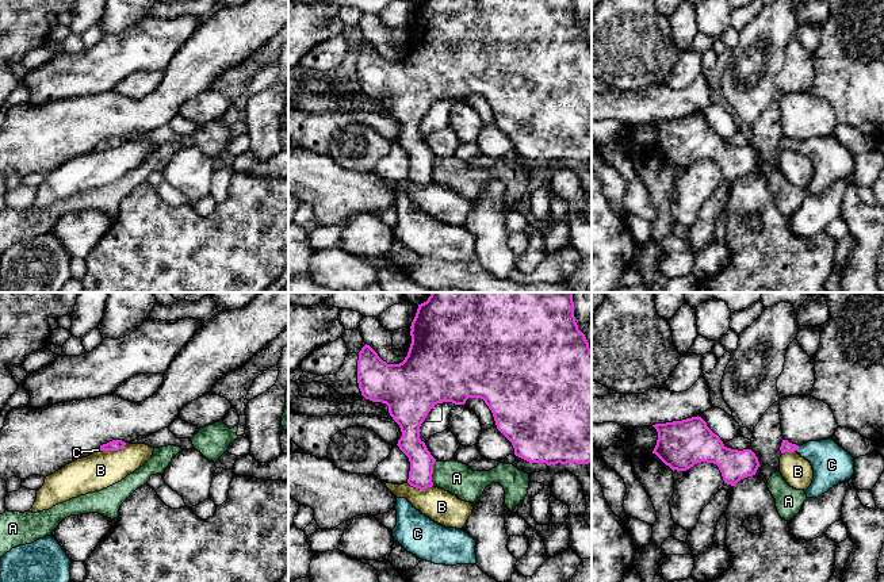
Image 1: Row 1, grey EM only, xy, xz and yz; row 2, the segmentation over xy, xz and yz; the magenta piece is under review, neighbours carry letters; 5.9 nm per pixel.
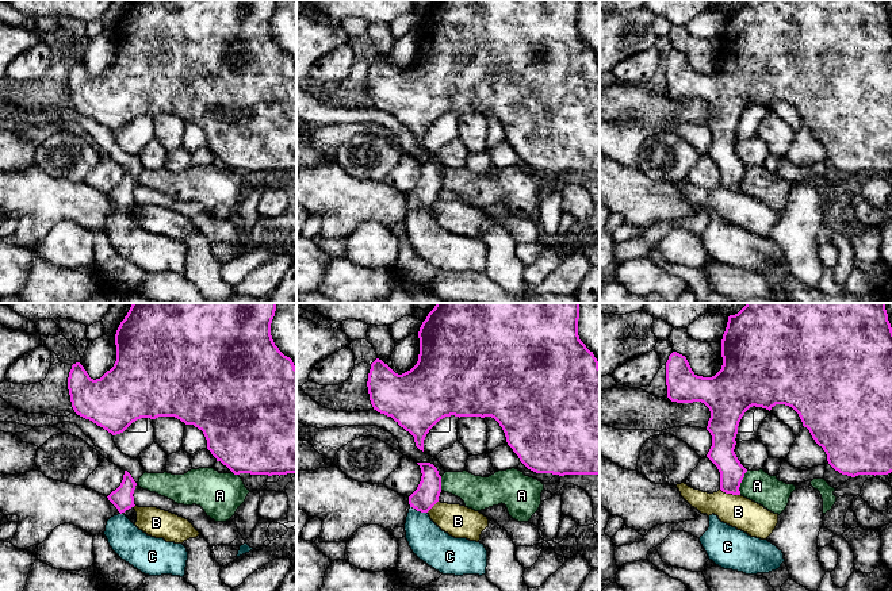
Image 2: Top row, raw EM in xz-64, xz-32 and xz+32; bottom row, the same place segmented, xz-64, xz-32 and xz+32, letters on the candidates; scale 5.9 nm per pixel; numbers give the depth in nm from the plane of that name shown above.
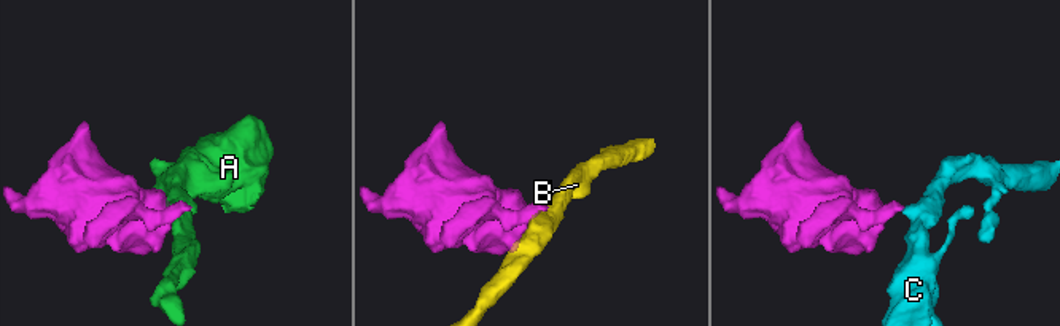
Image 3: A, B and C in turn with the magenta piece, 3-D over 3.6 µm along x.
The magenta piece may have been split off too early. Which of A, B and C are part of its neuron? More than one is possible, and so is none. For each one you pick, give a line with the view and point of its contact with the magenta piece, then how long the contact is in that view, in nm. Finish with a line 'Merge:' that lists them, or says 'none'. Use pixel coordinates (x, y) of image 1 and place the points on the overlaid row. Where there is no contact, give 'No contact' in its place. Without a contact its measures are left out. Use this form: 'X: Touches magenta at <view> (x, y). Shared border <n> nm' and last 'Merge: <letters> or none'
C: Touches magenta at yz (796, 450). Shared border 40 nm
Merge: C

